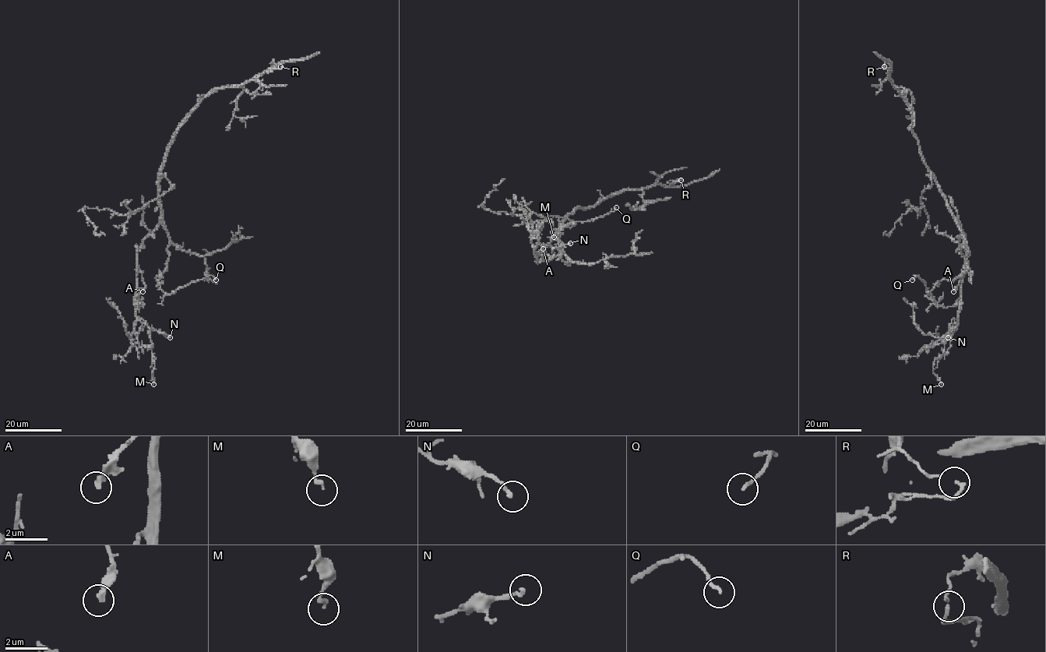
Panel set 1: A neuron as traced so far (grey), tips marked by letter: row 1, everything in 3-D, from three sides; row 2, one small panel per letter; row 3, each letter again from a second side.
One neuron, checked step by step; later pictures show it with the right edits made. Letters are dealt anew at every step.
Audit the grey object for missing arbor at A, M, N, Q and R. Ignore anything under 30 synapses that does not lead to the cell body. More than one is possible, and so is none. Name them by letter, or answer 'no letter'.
no letter

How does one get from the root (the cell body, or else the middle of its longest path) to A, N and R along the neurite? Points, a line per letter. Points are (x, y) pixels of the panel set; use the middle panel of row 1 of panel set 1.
A: (559, 234), (561, 251), (558, 255), (548, 259), (537, 261), (542, 260), (545, 251), (543, 248)
N: (559, 234), (561, 251), (548, 259), (537, 261), (536, 255), (547, 245), (556, 248), (570, 243)
R: (559, 234), (560, 223), (576, 207), (594, 207), (609, 195), (625, 190), (668, 185), (681, 180)

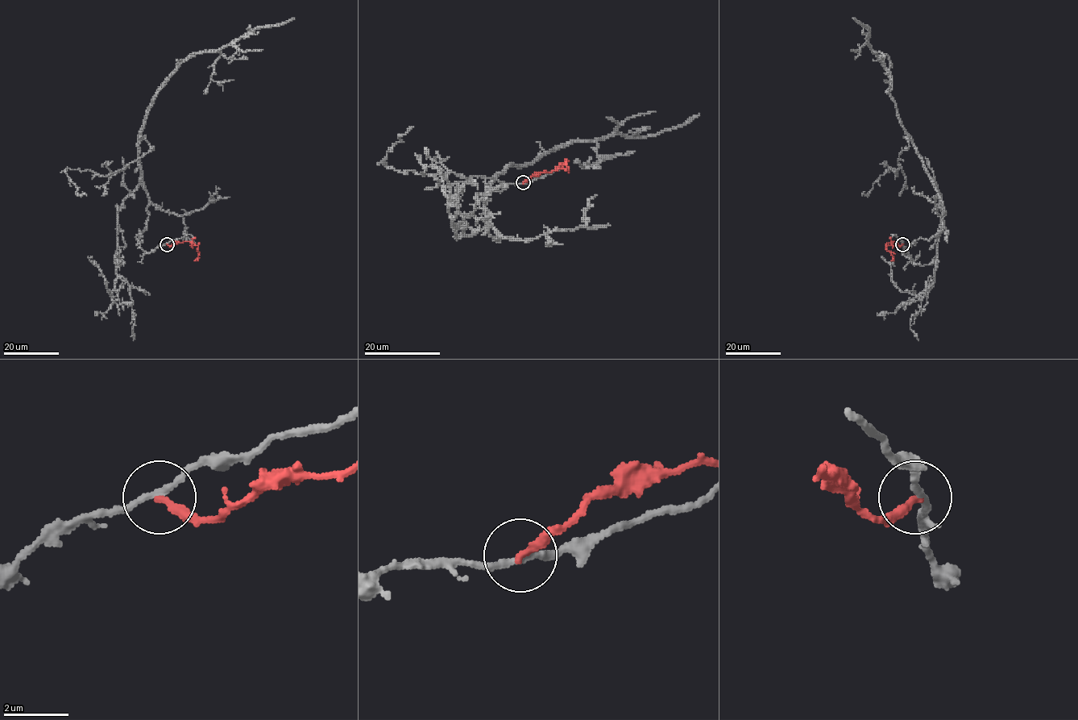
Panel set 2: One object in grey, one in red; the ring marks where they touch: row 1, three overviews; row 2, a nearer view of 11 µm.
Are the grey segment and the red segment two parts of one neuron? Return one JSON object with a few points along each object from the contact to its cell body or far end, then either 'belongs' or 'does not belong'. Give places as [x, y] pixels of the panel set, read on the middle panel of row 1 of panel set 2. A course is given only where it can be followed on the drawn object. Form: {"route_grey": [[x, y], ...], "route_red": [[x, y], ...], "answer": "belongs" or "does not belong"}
{"route_grey": [[524, 183], [487, 193], [495, 239], [486, 189], [508, 165], [574, 141], [646, 137], [699, 114]], "route_red": [[524, 182], [541, 172], [551, 172], [566, 160], [566, 168], [561, 168]], "answer": "does not belong"}

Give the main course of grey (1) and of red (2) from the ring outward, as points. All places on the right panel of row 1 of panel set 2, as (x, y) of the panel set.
1: (903, 244), (905, 252), (938, 234), (943, 205), (899, 118), (889, 72), (868, 45), (869, 29), (852, 18)
2: (902, 244), (898, 246), (894, 241), (886, 246), (892, 260)

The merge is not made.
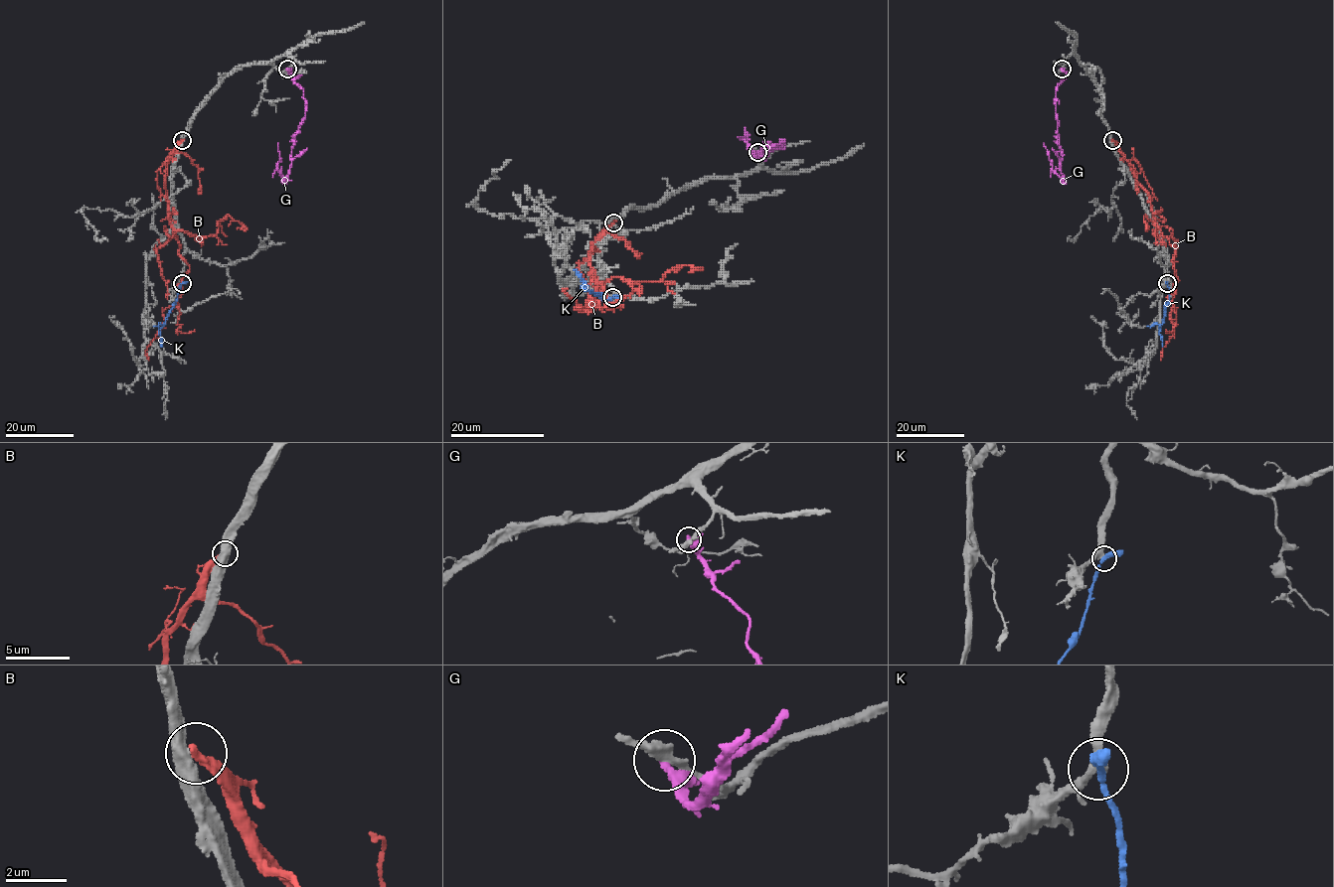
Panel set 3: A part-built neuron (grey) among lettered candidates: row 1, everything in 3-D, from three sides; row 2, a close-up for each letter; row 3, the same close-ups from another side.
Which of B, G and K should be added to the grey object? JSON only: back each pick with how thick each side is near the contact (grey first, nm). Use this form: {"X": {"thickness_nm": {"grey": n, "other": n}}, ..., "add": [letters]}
{"add": []}

